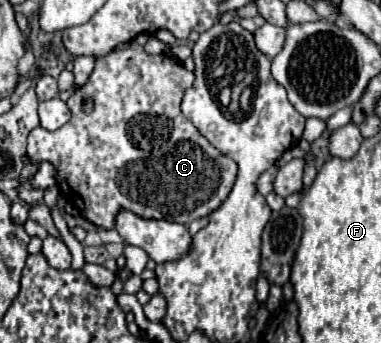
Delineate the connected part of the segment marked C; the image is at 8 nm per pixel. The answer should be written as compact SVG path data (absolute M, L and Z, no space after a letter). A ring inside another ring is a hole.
M132 42L130 48L114 50L96 60L96 68L88 82L68 100L72 118L54 132L42 126L34 128L28 136L28 154L38 162L54 164L58 170L56 182L62 198L72 202L84 218L96 226L102 224L102 228L114 228L118 208L130 208L144 218L162 218L178 224L190 224L200 216L210 216L228 198L238 166L216 150L194 128L194 124L182 116L180 102L192 82L194 72L188 72L178 60L168 54L150 56L140 44ZM84 98L94 100L94 110L90 114L82 112Z

